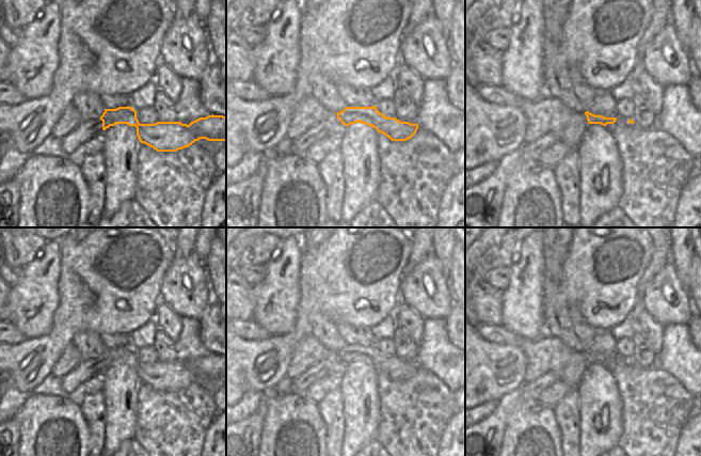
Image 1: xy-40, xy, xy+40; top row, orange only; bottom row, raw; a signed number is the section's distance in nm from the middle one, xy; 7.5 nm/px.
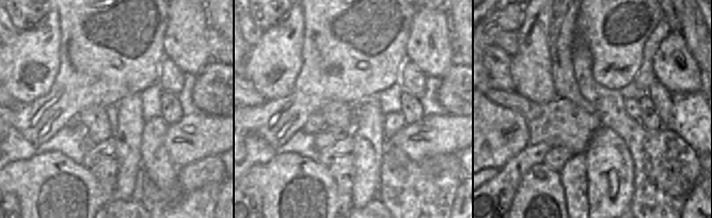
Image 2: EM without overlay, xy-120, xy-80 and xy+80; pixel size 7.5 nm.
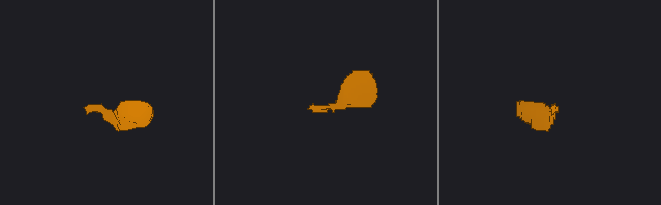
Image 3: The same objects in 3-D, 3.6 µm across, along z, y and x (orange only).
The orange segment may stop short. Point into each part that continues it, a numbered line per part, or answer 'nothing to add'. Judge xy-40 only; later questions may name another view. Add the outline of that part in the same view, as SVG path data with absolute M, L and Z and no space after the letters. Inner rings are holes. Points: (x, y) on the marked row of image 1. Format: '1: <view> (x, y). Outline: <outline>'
1: xy-40 (85, 130). Outline: M101 120L81 122L74 130L60 139L62 151L67 155L71 154L82 143L89 141L97 135L102 135L103 131Z

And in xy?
1: xy (332, 125). Outline: M331 113L323 122L317 124L304 135L292 141L290 154L303 158L303 155L319 140L328 135L342 135L346 126L335 113Z

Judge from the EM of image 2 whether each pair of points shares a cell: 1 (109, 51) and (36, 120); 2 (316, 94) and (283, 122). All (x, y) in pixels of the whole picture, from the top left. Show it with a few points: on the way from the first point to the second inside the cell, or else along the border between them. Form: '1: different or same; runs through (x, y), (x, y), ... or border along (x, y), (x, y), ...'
1: same; runs through (91, 69), (54, 106)
2: same; runs through (307, 97), (291, 113)

